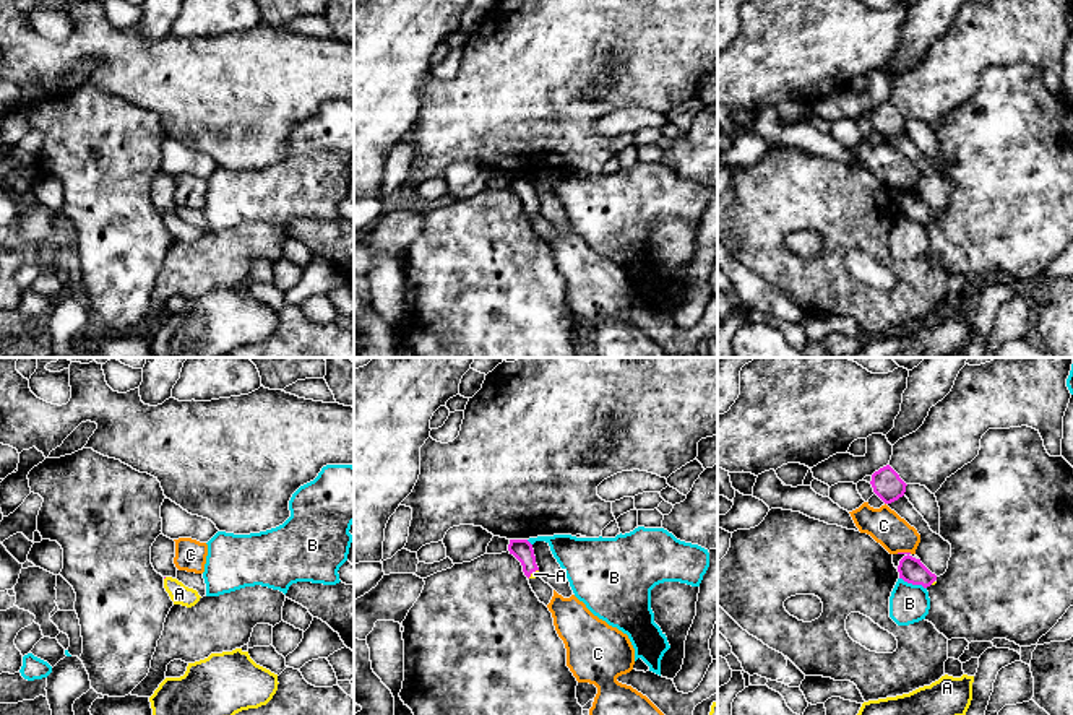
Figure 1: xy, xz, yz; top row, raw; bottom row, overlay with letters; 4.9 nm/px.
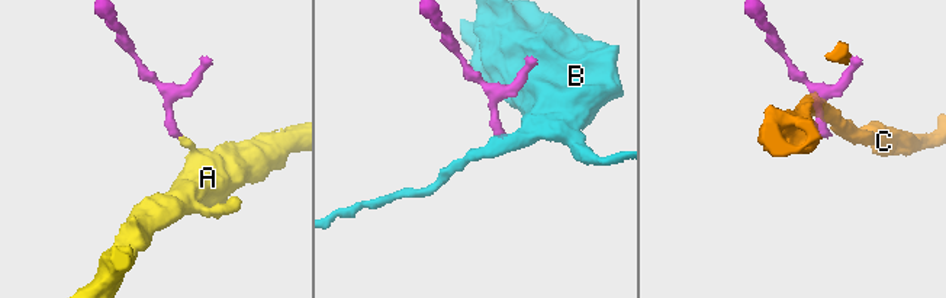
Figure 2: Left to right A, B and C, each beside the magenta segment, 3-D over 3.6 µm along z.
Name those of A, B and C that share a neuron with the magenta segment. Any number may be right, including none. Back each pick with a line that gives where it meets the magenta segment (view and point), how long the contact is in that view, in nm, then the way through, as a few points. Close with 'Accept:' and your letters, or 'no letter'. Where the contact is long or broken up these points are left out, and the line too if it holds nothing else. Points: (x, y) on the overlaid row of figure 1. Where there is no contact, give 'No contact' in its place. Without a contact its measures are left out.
A: Touches magenta at xz (533, 571). Shared border 70 nm. Path across: xz (521, 550), (533, 571), (534, 574)
Accept: A

